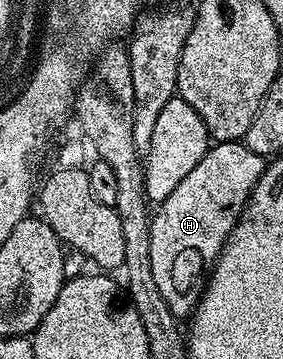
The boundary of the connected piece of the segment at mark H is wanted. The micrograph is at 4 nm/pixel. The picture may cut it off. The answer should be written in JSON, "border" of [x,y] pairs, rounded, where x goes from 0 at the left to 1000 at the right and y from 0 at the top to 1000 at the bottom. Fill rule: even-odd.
{"border":[[[855,393],[746,401],[721,443],[707,443],[707,454],[650,487],[622,532],[555,574],[530,621],[530,719],[558,755],[572,755],[587,727],[615,735],[587,760],[580,805],[597,819],[590,838],[618,883],[668,886],[714,830],[756,730],[784,708],[788,666],[834,632],[943,457],[943,440],[905,432],[905,421],[876,421]]]}

